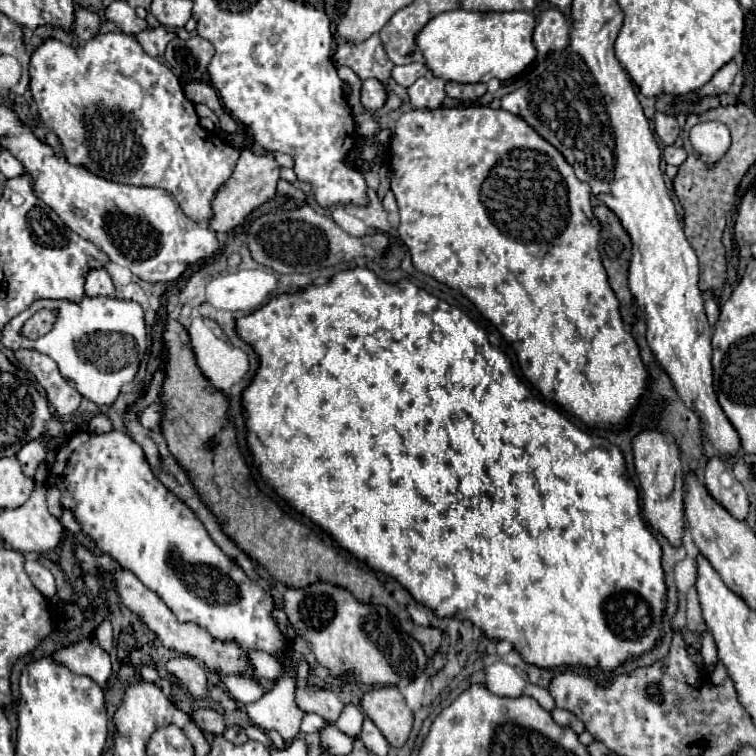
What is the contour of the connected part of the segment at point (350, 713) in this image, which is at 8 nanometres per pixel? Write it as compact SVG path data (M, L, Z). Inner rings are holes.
M353 704L345 706L345 710L341 712L339 720L335 722L335 726L337 726L341 732L345 732L347 736L351 736L351 738L355 738L355 736L359 734L361 724L363 724L363 712L361 712L357 706L353 706Z

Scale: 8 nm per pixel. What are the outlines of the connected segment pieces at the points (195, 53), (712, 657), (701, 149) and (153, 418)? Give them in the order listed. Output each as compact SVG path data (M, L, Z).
M205 38L171 40L165 50L165 62L181 82L201 80L215 54L215 48Z
M703 632L699 638L701 638L701 658L703 658L705 666L711 668L717 662L717 648L715 648L713 636L709 632Z
M701 122L689 134L693 150L699 154L699 160L707 166L713 166L723 158L731 146L731 136L725 124L721 122Z
M155 402L139 412L139 422L149 430L157 430L161 414L163 414L163 406L161 406L161 402Z

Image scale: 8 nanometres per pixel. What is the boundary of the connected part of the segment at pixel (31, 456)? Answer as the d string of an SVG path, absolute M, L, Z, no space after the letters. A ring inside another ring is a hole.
M31 440L15 456L17 456L19 464L23 466L23 472L33 478L39 464L43 464L43 446L39 440Z

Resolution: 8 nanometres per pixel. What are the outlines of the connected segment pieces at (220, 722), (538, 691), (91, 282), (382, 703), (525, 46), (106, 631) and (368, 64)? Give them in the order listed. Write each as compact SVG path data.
M197 708L193 710L191 718L195 720L195 724L209 732L209 734L223 734L225 732L225 720L219 712L215 712L213 708Z
M527 684L527 686L523 688L523 694L535 698L547 711L551 711L555 708L554 698L547 688L541 688L541 686L535 686L535 684Z
M93 268L85 276L85 294L89 296L115 296L115 286L111 276L103 268Z
M397 686L369 690L363 696L361 706L391 746L399 748L407 742L413 726L413 712L407 708L405 698Z
M459 8L433 18L417 34L417 46L437 78L461 84L489 82L491 78L503 82L521 74L535 60L537 50L531 40L535 24L537 18L529 12L467 12Z
M105 620L101 622L101 648L109 652L111 646L113 646L113 630L111 630L111 624Z
M373 34L371 38L367 38L365 42L359 42L359 44L341 40L339 48L335 52L337 64L351 68L358 76L361 76L362 81L368 78L379 78L381 82L387 82L391 76L393 62L388 57L384 64L380 64L375 59L373 52L375 54L379 44L381 44L381 40L377 34Z

